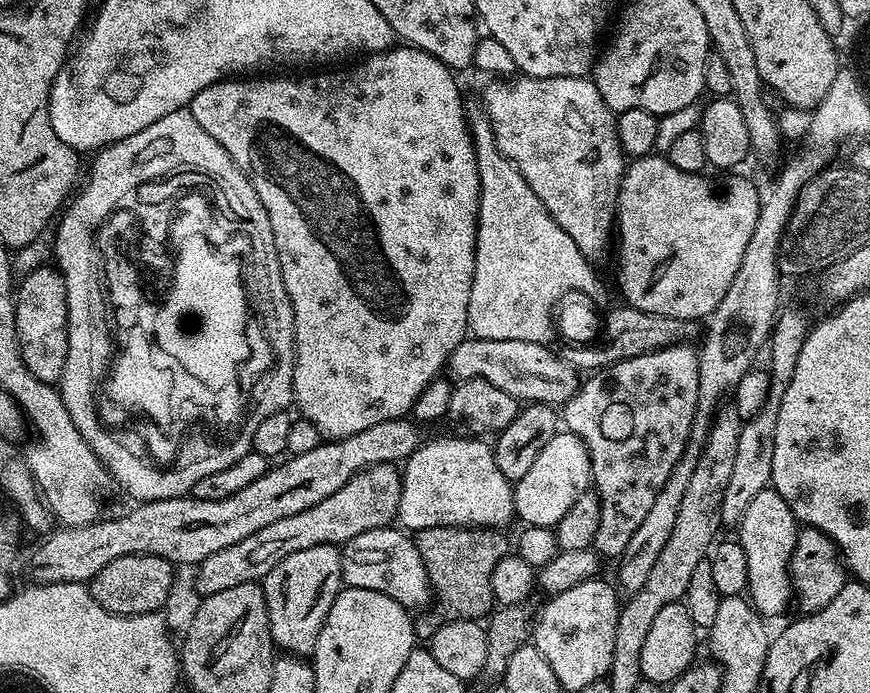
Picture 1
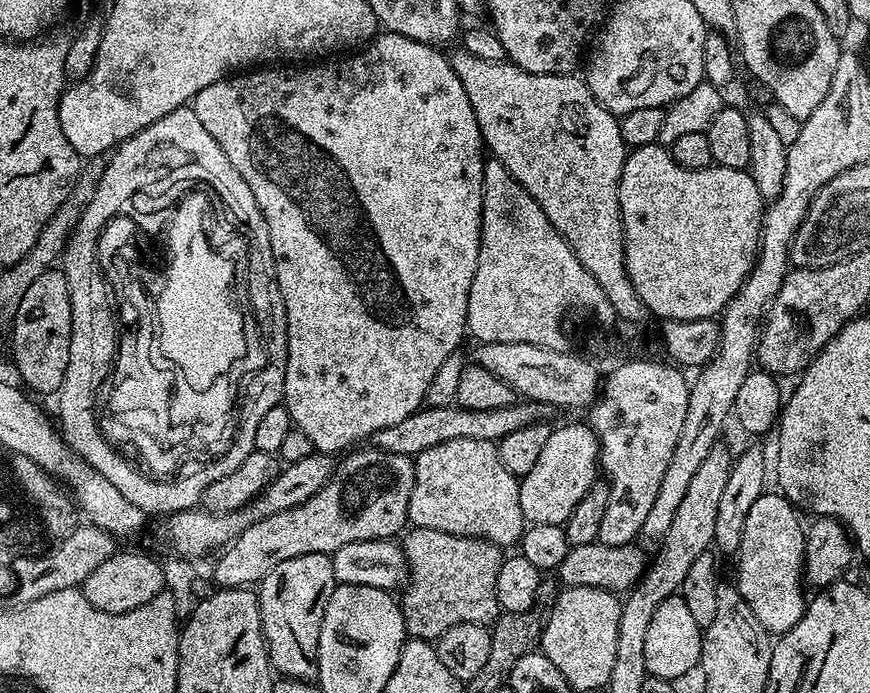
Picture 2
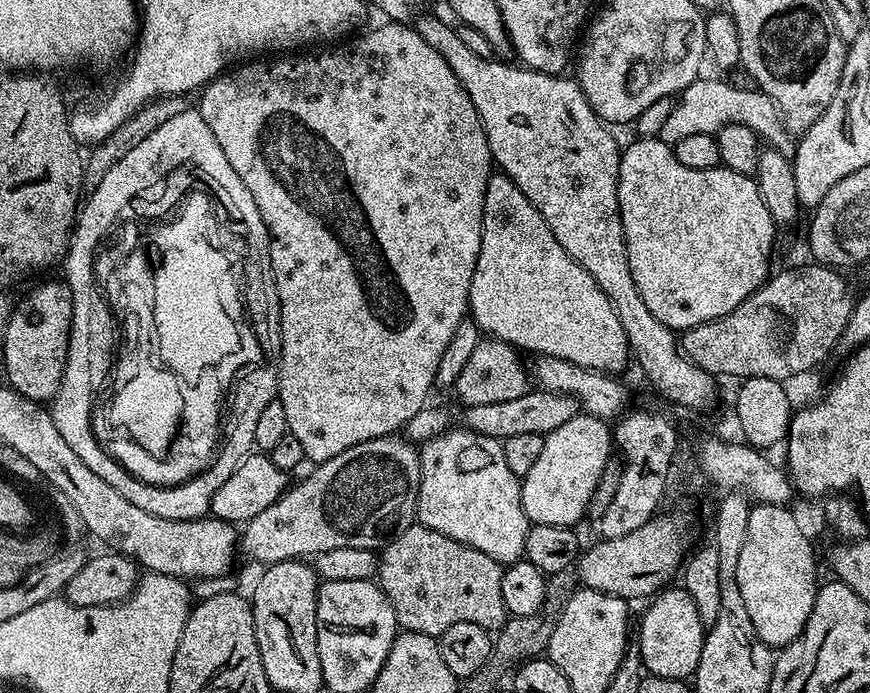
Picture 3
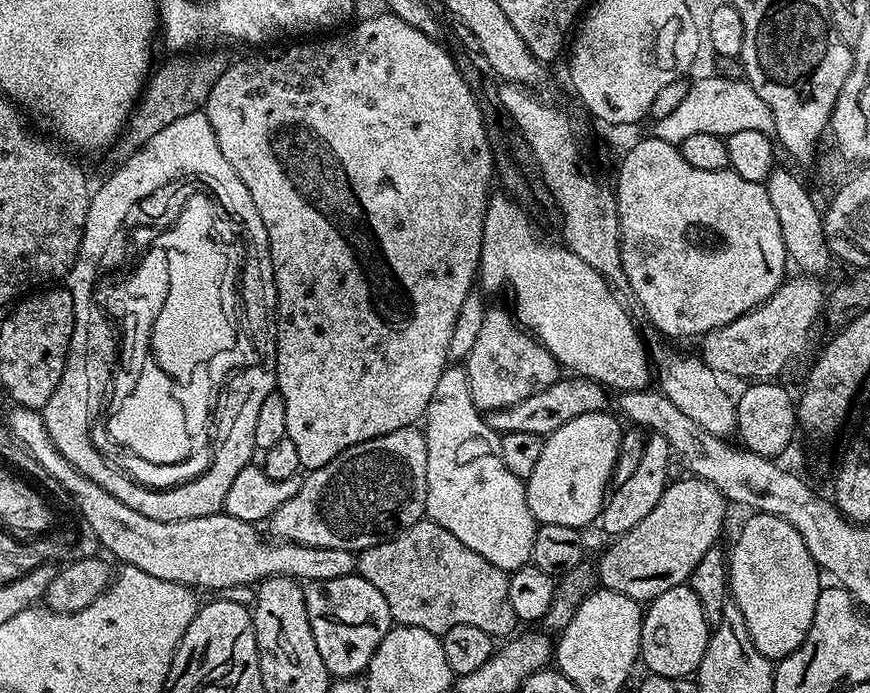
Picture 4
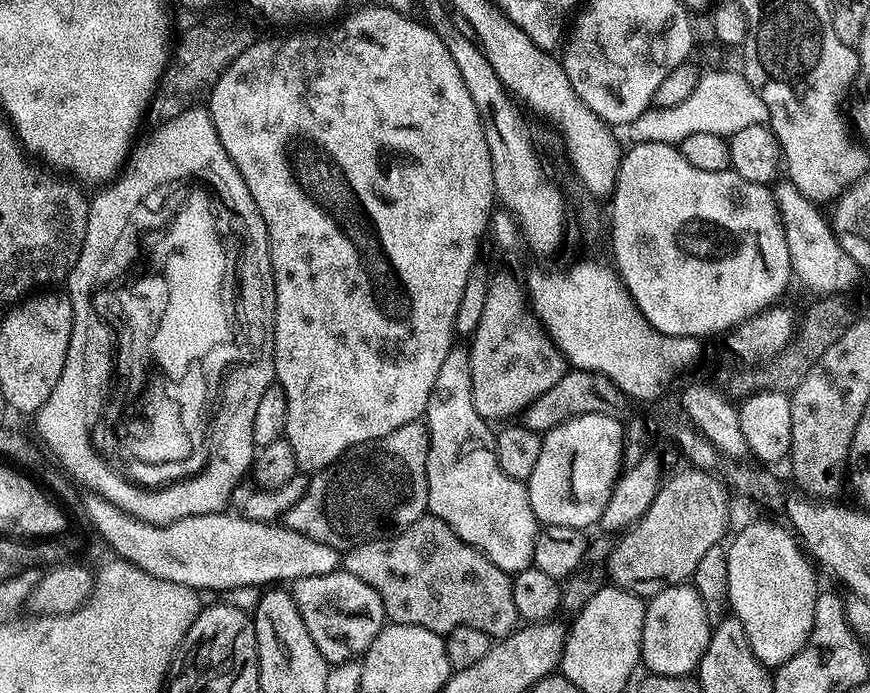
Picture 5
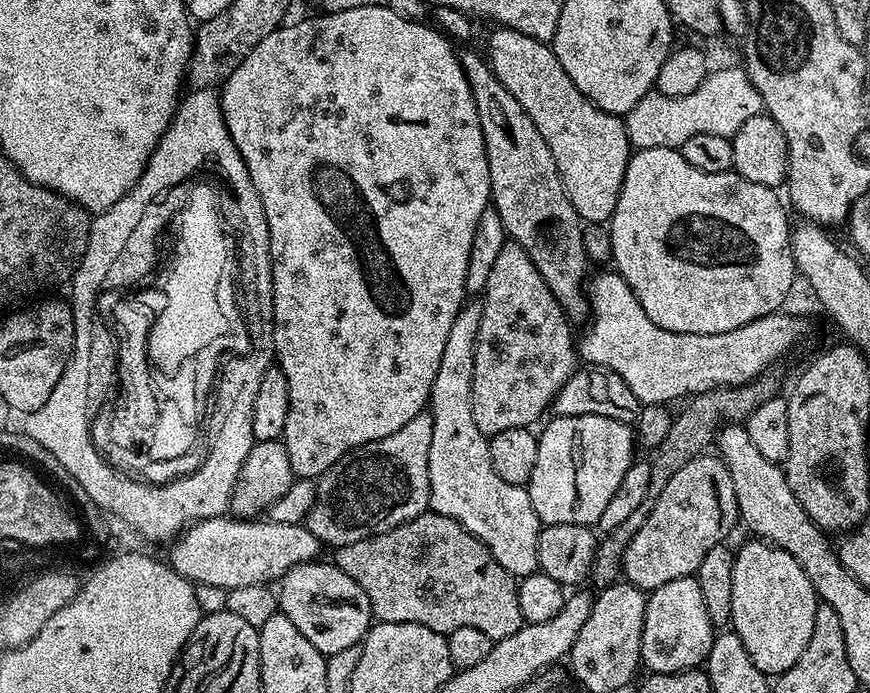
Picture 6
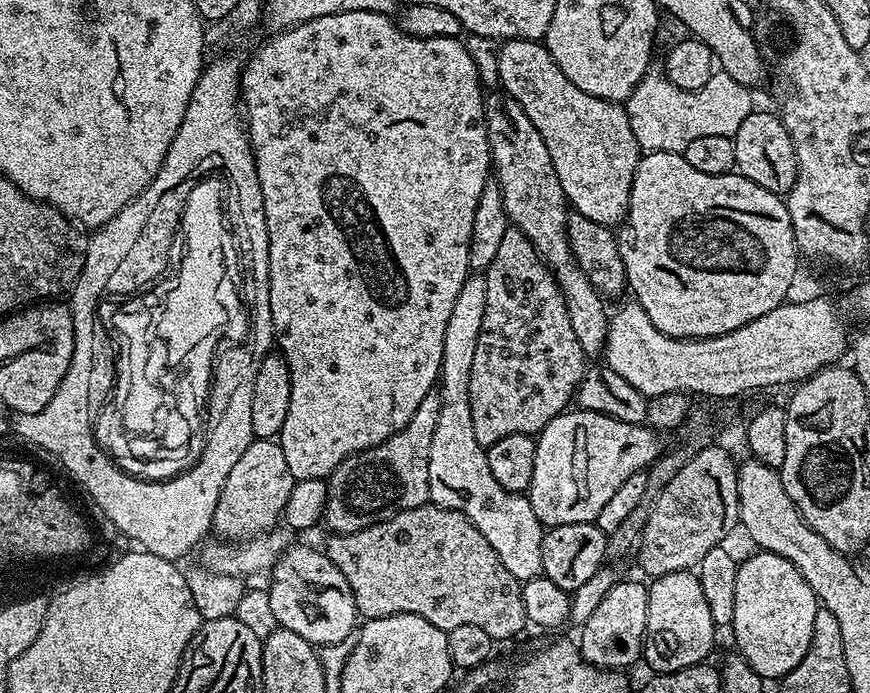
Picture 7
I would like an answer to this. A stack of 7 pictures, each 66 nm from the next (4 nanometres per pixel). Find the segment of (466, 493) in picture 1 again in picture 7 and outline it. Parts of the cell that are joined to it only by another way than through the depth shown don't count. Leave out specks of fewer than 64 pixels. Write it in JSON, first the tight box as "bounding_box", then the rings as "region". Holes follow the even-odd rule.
{"bounding_box":[428,274,546,581],"region":[[[480,274],[469,275],[468,281],[458,290],[458,298],[454,302],[454,310],[450,310],[450,318],[446,321],[446,334],[442,338],[442,366],[438,391],[440,394],[440,413],[438,427],[434,429],[434,439],[430,442],[430,490],[428,499],[440,508],[458,510],[466,514],[478,530],[482,530],[482,538],[494,546],[494,554],[502,558],[502,566],[514,574],[518,581],[532,580],[542,573],[542,538],[546,528],[534,514],[532,504],[527,495],[518,492],[507,492],[498,486],[498,478],[490,474],[490,462],[485,445],[474,438],[474,418],[470,418],[470,370],[474,366],[474,349],[478,347],[478,334],[482,330],[482,314],[486,314],[486,282]]]}

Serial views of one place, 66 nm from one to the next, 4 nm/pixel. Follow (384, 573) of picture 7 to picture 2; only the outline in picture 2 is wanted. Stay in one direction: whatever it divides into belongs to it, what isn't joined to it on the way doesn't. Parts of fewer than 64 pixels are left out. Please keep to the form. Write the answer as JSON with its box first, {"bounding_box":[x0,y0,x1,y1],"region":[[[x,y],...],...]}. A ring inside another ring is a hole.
{"bounding_box":[398,527,506,642],"region":[[[409,527],[402,536],[402,549],[408,564],[408,579],[403,585],[398,603],[404,611],[404,631],[409,637],[434,642],[450,626],[482,624],[491,626],[499,619],[502,609],[498,602],[498,570],[506,552],[501,545],[480,540],[477,536],[446,534],[442,530]]]}

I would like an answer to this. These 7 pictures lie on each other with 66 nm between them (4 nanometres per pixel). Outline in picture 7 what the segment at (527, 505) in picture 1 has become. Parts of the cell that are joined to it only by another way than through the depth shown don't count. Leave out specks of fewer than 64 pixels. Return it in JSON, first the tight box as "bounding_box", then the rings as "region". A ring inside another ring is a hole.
{"bounding_box":[526,410,662,526],"region":[[[565,410],[555,416],[546,425],[536,441],[536,457],[534,458],[534,478],[526,493],[532,504],[534,514],[545,526],[557,524],[590,524],[598,518],[598,510],[610,502],[610,497],[618,491],[618,486],[630,478],[630,474],[638,474],[651,467],[661,456],[662,439],[659,431],[644,424],[618,422],[618,418],[610,418],[606,414],[586,412],[583,410]]]}

